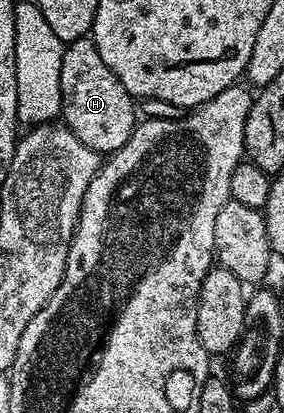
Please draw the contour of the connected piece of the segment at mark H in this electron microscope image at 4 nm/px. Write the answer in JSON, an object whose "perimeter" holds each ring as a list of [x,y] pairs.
{"perimeter":[[[93,37],[77,38],[69,43],[64,52],[64,64],[60,64],[60,92],[62,93],[62,112],[60,115],[64,125],[77,136],[80,144],[88,144],[99,156],[109,156],[115,150],[128,144],[128,136],[132,136],[136,125],[136,102],[132,95],[116,80],[112,68],[104,64],[100,52],[96,48]]]}

